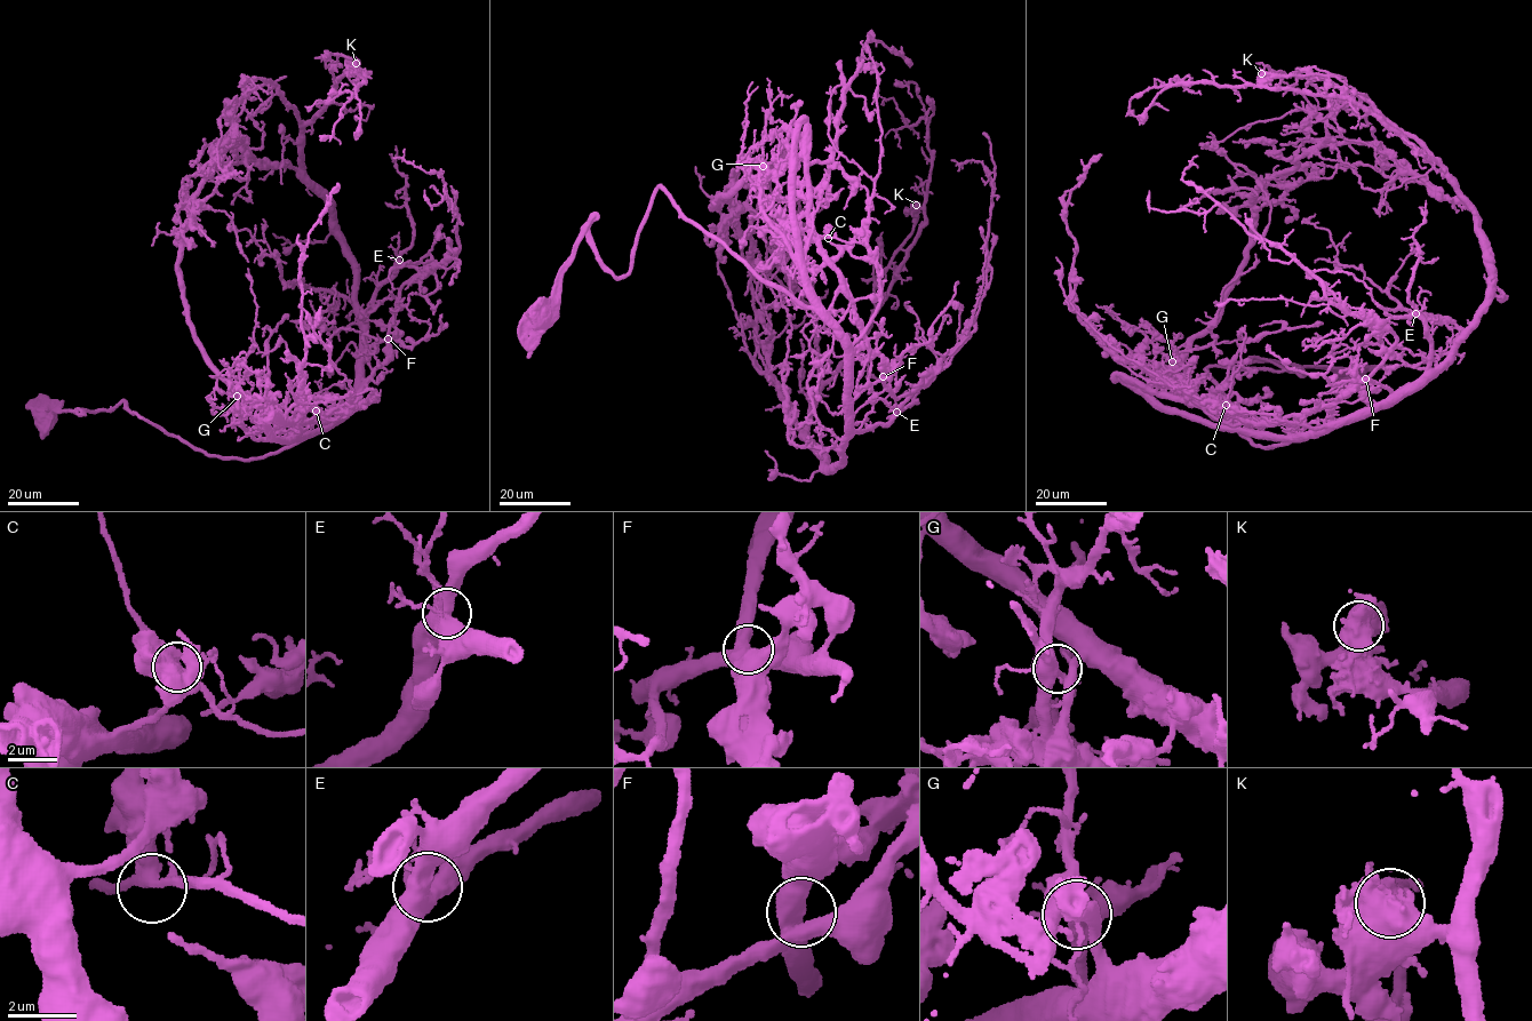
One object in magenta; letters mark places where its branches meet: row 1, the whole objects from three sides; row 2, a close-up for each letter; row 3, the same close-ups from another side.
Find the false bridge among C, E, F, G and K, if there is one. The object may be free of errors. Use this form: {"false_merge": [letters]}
{"false_merge": ["K"]}

